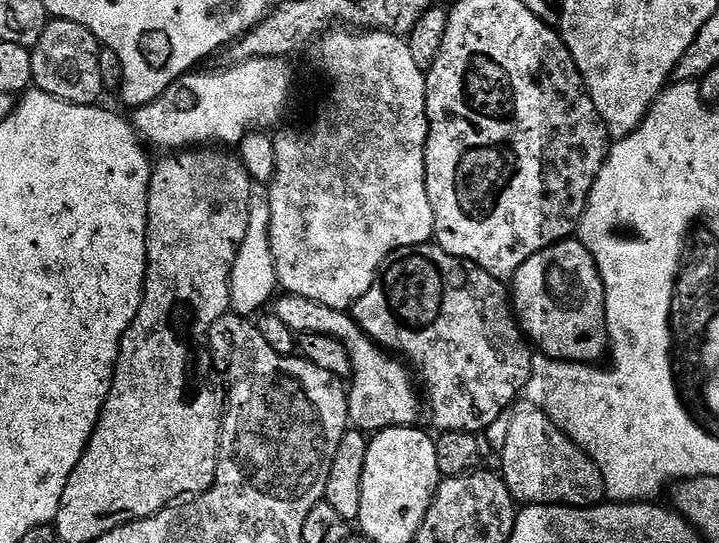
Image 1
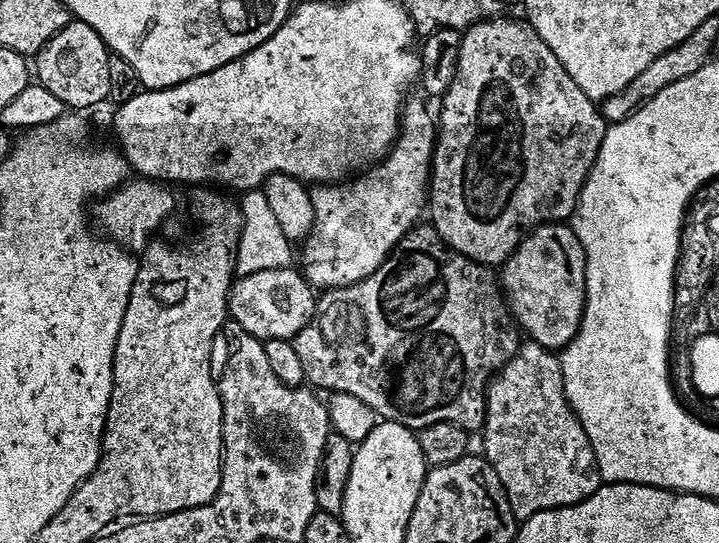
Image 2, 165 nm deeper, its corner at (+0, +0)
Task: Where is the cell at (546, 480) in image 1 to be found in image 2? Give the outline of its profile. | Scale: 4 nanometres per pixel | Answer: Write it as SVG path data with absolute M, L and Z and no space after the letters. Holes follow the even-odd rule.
M531 342L521 343L519 354L492 377L488 385L488 413L482 429L483 436L483 455L494 466L498 478L502 478L506 498L517 521L529 520L534 518L534 514L542 514L546 510L581 504L602 486L594 446L590 438L586 438L586 430L570 406L564 389L560 356L551 348Z

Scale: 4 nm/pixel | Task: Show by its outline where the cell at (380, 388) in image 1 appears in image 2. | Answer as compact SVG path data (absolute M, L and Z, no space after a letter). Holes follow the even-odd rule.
M295 267L262 270L261 273L241 276L233 283L232 292L228 295L228 311L231 319L236 320L236 328L242 332L248 332L259 340L290 340L295 341L296 335L306 330L308 323L316 313L317 293L311 284L304 278L303 271Z

